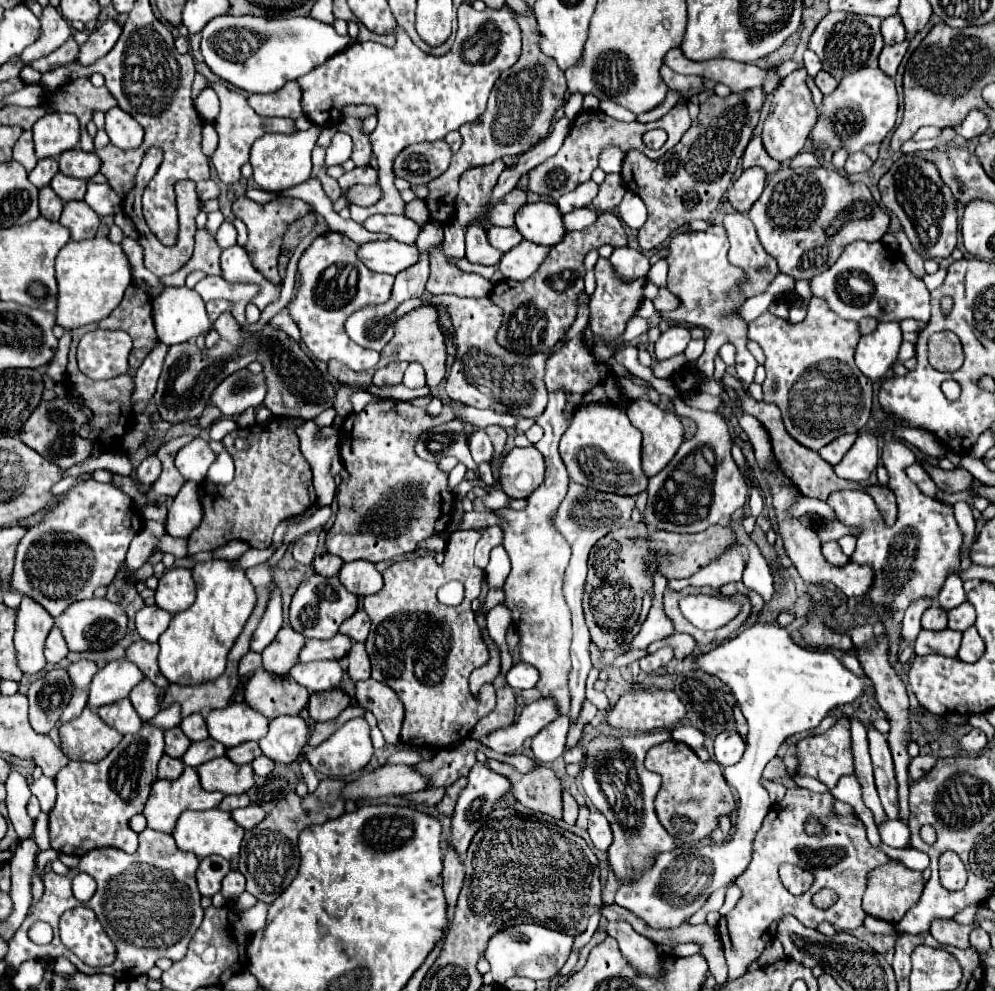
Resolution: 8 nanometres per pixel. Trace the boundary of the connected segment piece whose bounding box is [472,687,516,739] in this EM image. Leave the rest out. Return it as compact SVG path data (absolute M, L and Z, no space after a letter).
M500 687L500 689L496 689L496 695L498 695L498 705L490 715L486 715L478 721L478 725L472 731L474 739L480 739L480 735L486 735L490 731L510 727L510 723L514 721L514 711L516 711L514 691L508 687Z

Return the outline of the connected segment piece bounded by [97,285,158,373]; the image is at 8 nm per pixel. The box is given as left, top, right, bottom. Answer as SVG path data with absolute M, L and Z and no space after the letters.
M130 285L124 299L114 309L114 313L107 318L110 319L103 319L97 324L97 327L103 329L104 325L104 328L108 330L126 331L134 341L134 347L132 347L130 359L128 359L130 371L134 373L136 367L142 363L142 359L150 353L154 343L158 341L156 329L152 323L150 297L142 289Z

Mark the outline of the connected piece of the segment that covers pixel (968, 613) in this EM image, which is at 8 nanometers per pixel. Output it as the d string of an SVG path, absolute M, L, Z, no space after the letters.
M964 601L962 605L948 611L948 627L956 629L956 631L966 631L968 627L974 625L974 619L976 619L974 607L968 601Z

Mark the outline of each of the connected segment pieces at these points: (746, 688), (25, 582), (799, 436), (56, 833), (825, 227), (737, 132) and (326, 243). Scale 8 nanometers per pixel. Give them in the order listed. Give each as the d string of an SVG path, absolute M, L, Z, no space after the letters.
M776 623L750 625L720 647L696 655L694 669L716 675L730 685L750 727L744 757L736 765L724 769L726 781L738 791L740 809L736 833L730 841L698 847L678 845L674 851L662 853L652 869L644 871L638 879L632 879L632 885L620 885L614 901L634 911L654 929L676 927L688 921L712 891L734 881L746 869L752 859L752 839L772 805L768 791L762 785L762 771L766 763L776 757L780 743L794 733L816 729L832 709L852 703L862 693L872 691L872 683L848 671L836 655L798 647L788 631Z
M94 479L78 483L22 537L12 573L14 591L32 597L52 617L58 617L70 603L90 599L96 587L114 579L142 523L140 509L132 501L122 501L120 489Z
M812 299L808 305L808 315L804 321L792 325L772 313L762 313L756 321L748 325L748 337L752 337L766 355L766 381L762 383L764 401L776 403L782 411L786 431L804 447L818 451L838 435L858 433L866 427L872 411L872 381L868 381L854 363L856 343L862 337L860 327L854 321L844 321L834 315L822 299Z
M142 725L142 729L136 735L126 735L116 749L110 751L104 759L96 763L86 761L70 761L64 769L56 775L56 789L58 799L54 809L50 811L50 843L58 853L66 855L78 855L100 847L114 847L122 849L126 853L134 853L138 849L138 833L134 833L128 825L128 821L142 813L144 803L150 795L150 787L156 781L156 765L160 757L164 755L164 733L160 729L154 729L150 725Z
M782 167L774 175L770 175L764 193L748 211L750 221L754 223L760 243L768 255L772 255L778 263L780 273L790 275L794 279L812 279L814 275L826 271L836 263L838 255L842 255L844 247L862 239L862 241L880 241L888 231L890 217L876 205L870 189L864 183L850 183L844 175L826 167Z
M752 87L742 93L732 93L726 99L710 97L700 105L696 123L684 133L678 145L674 145L660 159L648 159L640 151L628 151L622 165L622 181L628 191L634 191L648 209L648 221L638 231L638 243L642 251L650 251L664 243L676 229L696 219L710 219L716 211L722 195L730 187L742 151L750 141L760 111L764 105L764 89Z
M328 231L326 235L318 235L298 261L300 287L296 297L288 303L288 313L300 327L304 345L316 359L336 359L354 371L364 371L378 363L378 353L358 347L350 337L346 337L344 323L354 311L360 311L366 305L386 303L386 299L390 299L394 277L370 271L356 257L356 249L358 243L342 233Z

